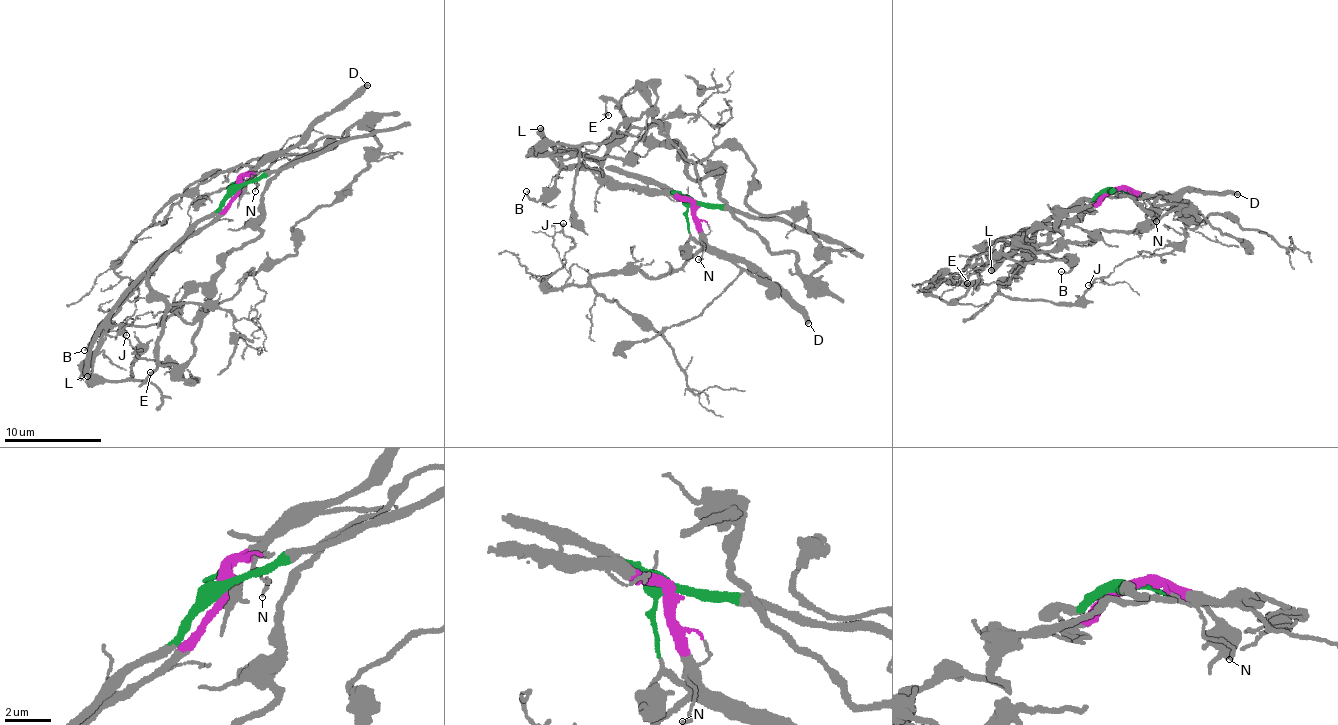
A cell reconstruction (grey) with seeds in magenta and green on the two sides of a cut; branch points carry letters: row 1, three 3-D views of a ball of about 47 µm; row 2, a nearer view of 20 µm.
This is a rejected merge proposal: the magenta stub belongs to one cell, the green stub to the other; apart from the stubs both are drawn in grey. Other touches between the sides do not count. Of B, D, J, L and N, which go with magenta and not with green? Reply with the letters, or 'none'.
D, J, N

